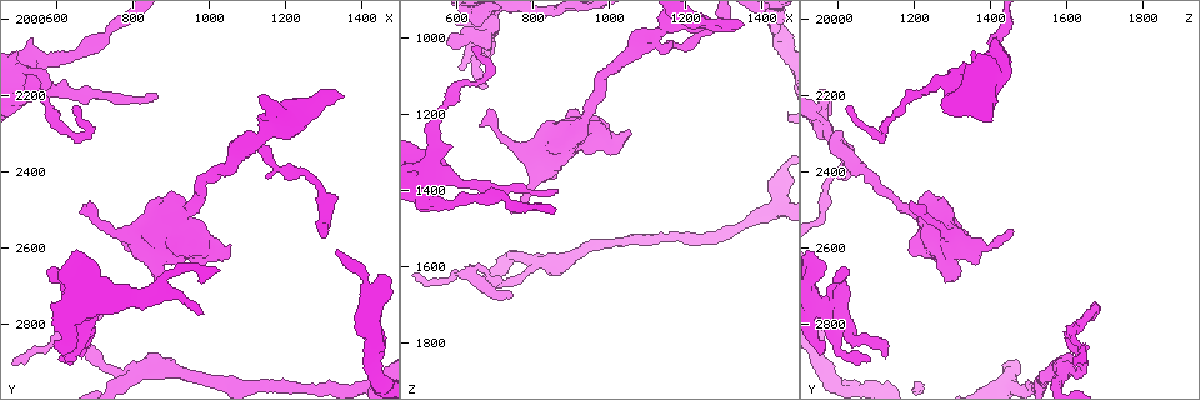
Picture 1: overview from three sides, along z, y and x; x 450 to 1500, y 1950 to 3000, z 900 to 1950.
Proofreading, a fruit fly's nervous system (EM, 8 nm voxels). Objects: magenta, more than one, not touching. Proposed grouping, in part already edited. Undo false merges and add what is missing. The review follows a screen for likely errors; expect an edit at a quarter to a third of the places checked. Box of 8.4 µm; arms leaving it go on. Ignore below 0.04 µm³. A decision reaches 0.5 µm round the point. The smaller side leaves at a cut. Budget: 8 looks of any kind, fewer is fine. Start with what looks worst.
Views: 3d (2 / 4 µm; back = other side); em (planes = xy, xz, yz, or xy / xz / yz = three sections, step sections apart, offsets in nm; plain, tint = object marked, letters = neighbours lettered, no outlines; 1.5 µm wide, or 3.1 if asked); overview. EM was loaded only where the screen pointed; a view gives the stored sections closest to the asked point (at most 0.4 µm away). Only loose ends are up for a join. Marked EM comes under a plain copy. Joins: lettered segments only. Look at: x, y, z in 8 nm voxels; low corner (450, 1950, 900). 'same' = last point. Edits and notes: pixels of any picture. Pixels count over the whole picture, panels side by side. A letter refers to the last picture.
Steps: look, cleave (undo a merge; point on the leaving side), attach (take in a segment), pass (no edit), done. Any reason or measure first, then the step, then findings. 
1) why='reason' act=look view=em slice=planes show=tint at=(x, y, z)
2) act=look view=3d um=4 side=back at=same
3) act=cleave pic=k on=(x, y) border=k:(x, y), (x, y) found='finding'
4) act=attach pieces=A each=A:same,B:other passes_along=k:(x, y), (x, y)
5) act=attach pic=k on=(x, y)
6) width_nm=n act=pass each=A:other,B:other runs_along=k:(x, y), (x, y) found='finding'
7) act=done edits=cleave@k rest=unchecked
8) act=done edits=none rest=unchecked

why='an open end' act=look view=3d um=2 at=(620, 2900, 1085)

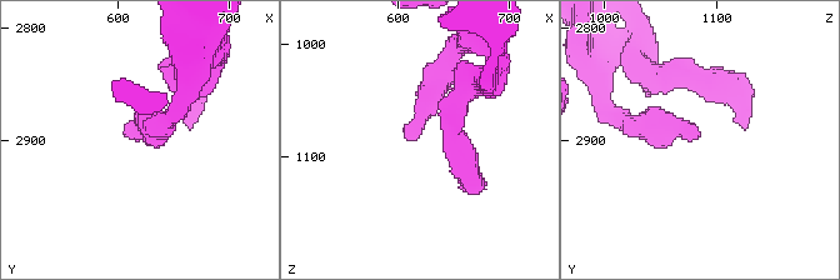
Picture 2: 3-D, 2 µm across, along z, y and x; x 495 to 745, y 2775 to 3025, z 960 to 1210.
why='now the EM' act=look view=em slice=xz step=8 show=letters at=(614, 2904, 1082)

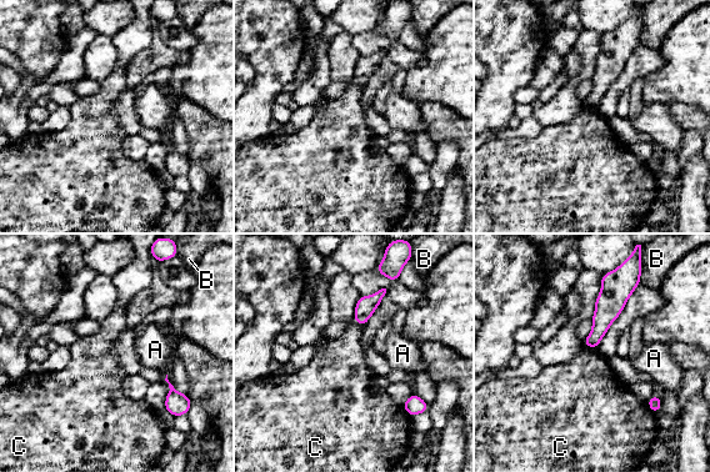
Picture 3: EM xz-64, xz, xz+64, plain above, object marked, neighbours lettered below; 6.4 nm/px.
why='another direction' act=look view=em slice=yz step=4 show=letters at=same

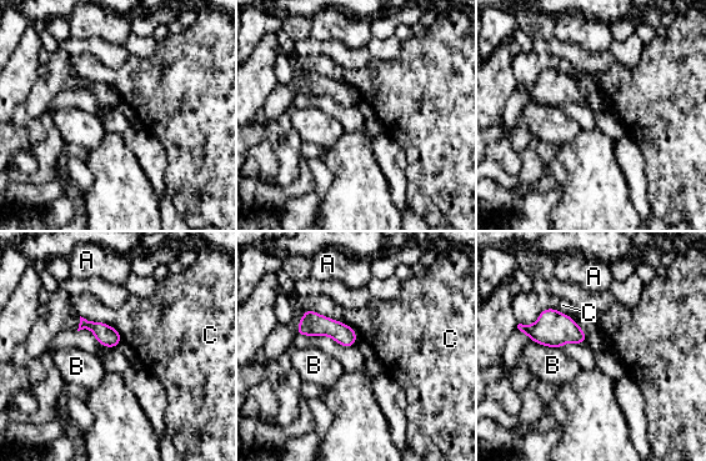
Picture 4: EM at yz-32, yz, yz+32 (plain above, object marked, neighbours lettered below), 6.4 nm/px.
act=pass each=A:other,B:other,C:other found='no lettered segment goes on from it'

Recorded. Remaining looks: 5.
why='thick turns thin' act=look view=3d um=4 at=(1100, 2345, 1010)

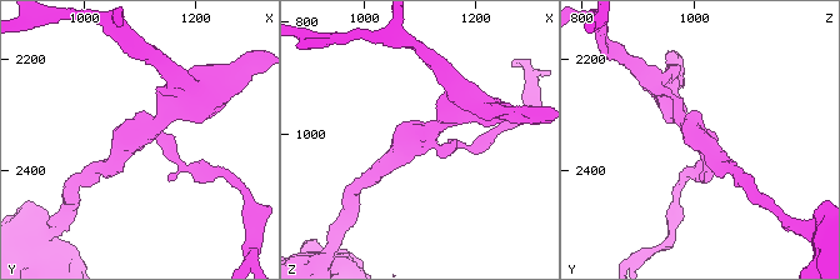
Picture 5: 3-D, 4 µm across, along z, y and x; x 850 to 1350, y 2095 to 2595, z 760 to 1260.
arms=3 act=look view=em slice=xy step=4 show=letters at=(1090, 2340, 1015)

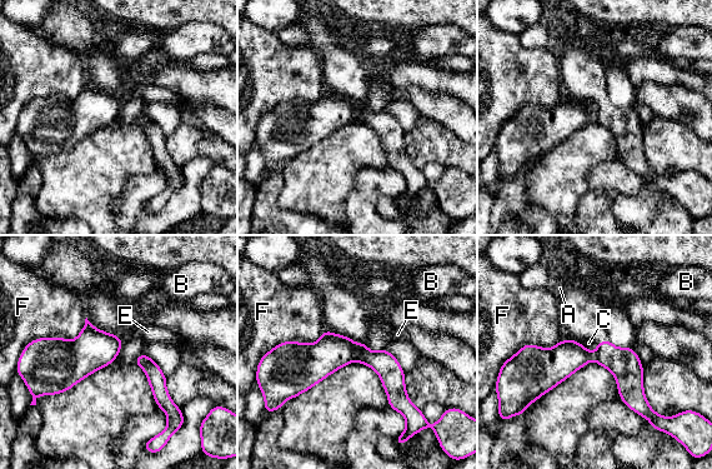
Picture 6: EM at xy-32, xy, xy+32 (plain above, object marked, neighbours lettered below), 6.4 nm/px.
width_nm=320 act=cleave pic=6 on=(384, 363) each=A:other,B:other,C:other,E:other,F:other border=6:(359, 345), (355, 359) found='two neurons meet here'

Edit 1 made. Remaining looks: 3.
why='sudden change in width' act=look view=3d um=4 at=(540, 2185, 1245)

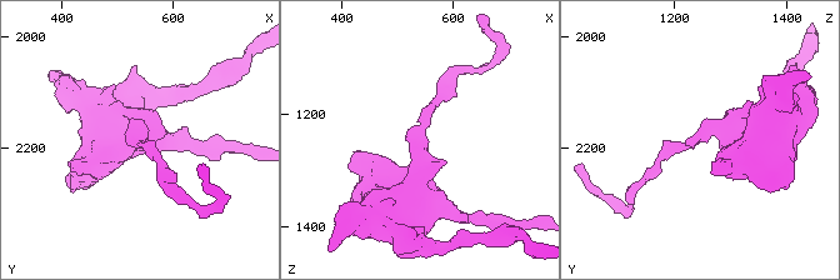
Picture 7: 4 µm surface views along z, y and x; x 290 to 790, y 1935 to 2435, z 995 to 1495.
act=look view=em slice=planes show=tint at=(540, 2185, 1235)

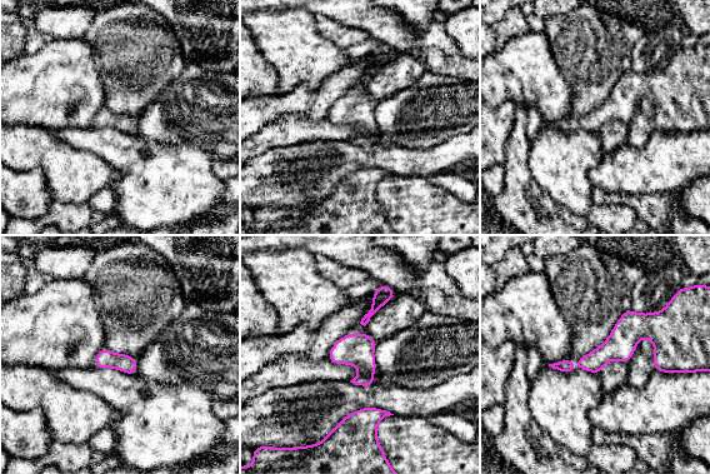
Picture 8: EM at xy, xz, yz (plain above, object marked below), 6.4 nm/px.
act=look view=em slice=planes show=letters at=same

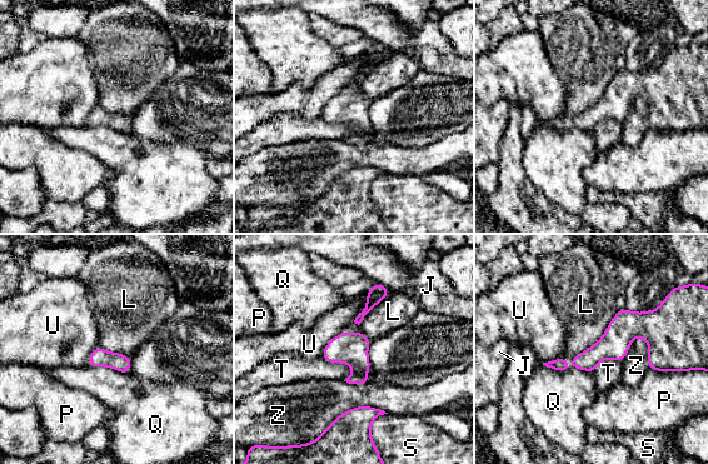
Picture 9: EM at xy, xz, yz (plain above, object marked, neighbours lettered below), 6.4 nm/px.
act=pass each=J:other,L:other,P:other,Q:other,S:other,T:other,U:other,Z:other found='continuous, no second neuron'

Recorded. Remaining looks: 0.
act=done edits=cleave@6 rest=unchecked

